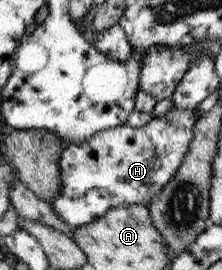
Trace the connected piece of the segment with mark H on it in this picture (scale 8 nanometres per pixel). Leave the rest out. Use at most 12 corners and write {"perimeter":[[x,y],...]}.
{"perimeter":[[198,106],[66,144],[71,228],[144,204],[181,168]]}

